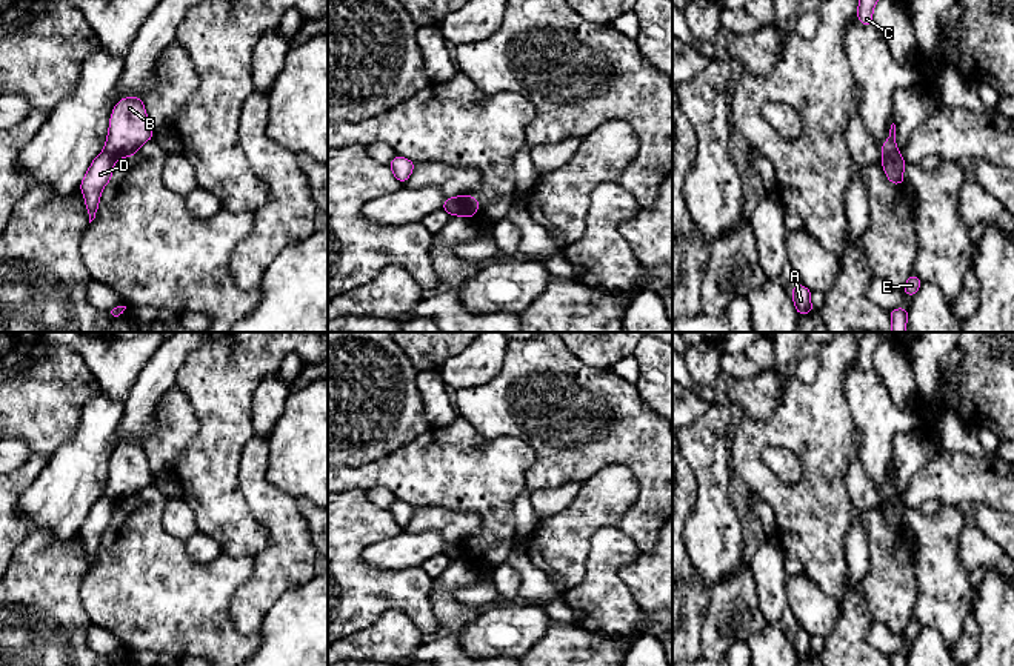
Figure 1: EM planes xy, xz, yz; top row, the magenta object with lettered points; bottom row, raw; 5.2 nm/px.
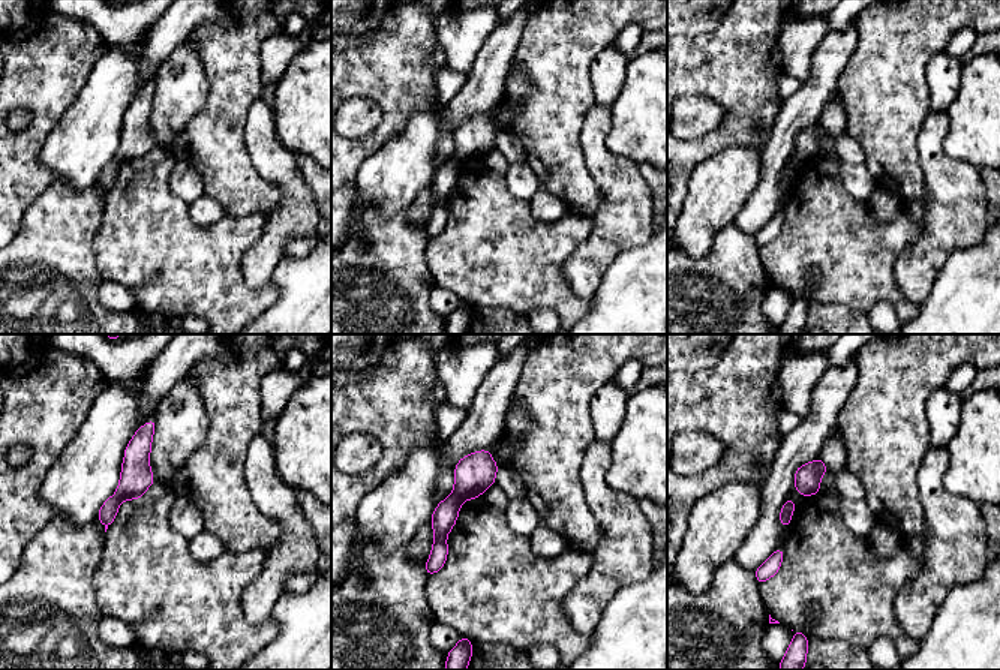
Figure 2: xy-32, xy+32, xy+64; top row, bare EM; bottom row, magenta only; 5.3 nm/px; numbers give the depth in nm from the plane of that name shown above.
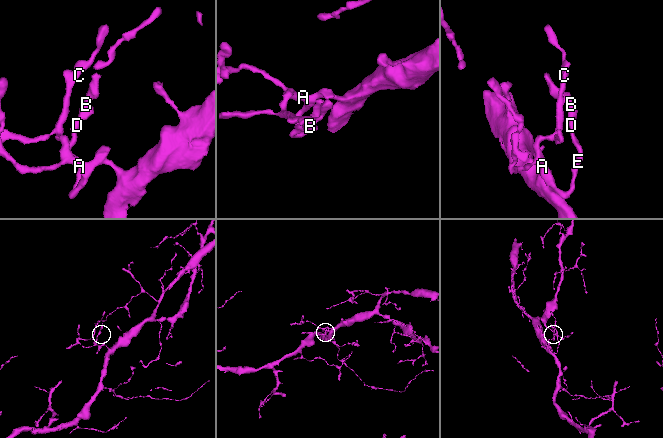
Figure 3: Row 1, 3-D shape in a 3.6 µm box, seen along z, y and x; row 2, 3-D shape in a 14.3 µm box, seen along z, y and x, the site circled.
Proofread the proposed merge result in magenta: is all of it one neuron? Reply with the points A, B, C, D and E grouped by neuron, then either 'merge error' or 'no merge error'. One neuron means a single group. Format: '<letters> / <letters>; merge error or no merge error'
A C D E / B; merge error

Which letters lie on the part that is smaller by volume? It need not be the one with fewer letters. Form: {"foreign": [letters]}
{"foreign": ["B"]}

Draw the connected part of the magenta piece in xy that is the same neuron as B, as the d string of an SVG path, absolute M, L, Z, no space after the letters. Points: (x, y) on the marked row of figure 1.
M140 97L118 100L111 114L105 152L115 158L132 157L151 138L154 132L143 100Z

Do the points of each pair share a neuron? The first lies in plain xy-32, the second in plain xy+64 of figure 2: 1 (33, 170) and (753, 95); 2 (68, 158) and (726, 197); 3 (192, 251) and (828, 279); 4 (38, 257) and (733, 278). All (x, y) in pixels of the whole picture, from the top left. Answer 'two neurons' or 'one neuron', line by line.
1: one neuron
2: one neuron
3: one neuron
4: one neuron

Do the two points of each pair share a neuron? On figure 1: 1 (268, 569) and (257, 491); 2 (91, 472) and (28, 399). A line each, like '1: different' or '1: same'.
1: same
2: different

